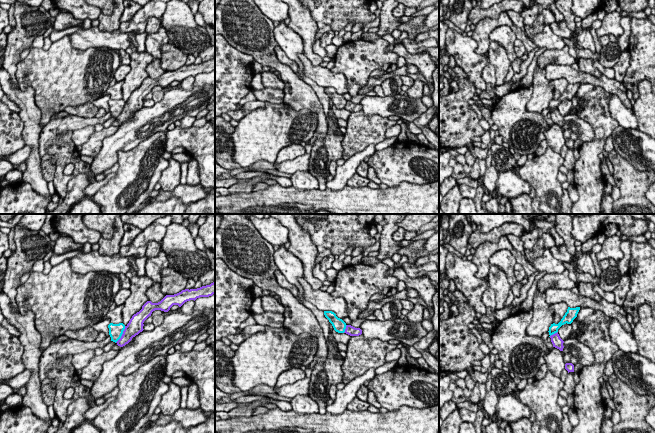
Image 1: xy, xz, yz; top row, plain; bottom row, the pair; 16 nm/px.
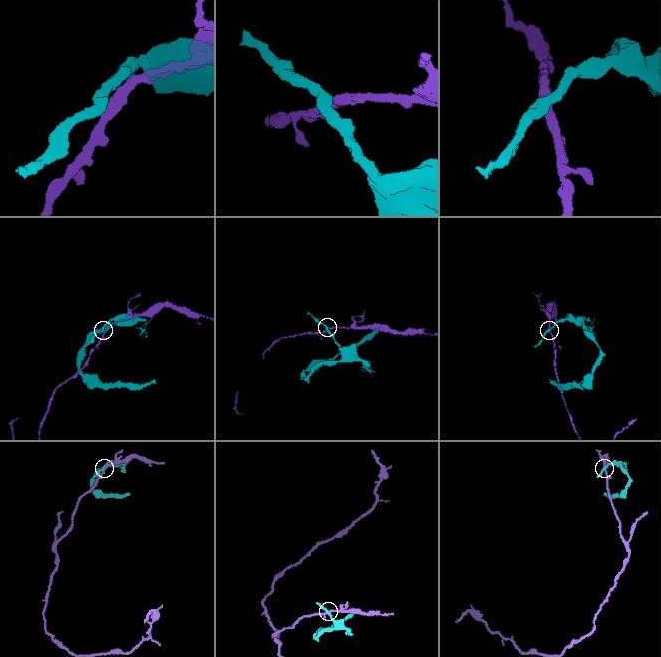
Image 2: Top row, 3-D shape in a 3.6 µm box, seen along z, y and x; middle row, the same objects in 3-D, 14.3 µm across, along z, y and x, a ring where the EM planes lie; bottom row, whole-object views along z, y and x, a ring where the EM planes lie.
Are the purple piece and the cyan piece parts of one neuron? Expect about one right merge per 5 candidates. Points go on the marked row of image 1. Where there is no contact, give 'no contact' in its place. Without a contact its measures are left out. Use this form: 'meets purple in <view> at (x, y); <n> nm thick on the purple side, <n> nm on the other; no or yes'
meets purple in xy at (122, 334); 240 nm thick on the purple side, 220 nm on the other; no

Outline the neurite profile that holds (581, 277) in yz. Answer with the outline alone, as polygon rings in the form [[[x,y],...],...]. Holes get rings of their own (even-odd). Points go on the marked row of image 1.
[[[575,271],[577,276],[577,282],[584,282],[584,283],[592,283],[592,284],[599,284],[600,278],[595,276],[591,276],[590,274],[583,273],[583,272],[577,272]]]

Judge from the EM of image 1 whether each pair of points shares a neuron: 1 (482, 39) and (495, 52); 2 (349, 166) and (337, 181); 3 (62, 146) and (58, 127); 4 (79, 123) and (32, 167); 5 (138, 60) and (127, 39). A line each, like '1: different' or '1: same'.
1: different
2: same
3: different
4: different
5: different

